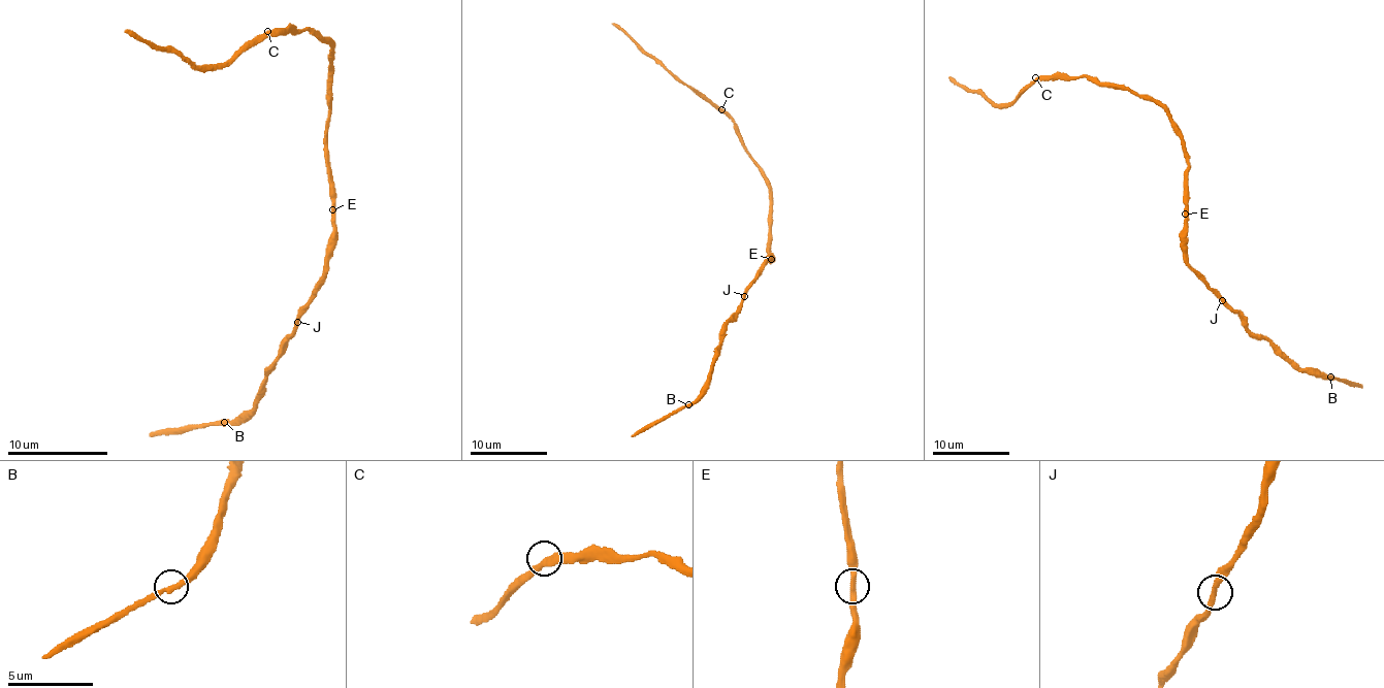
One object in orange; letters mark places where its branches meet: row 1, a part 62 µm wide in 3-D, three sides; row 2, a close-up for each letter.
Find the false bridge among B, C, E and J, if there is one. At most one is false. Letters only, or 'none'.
none

